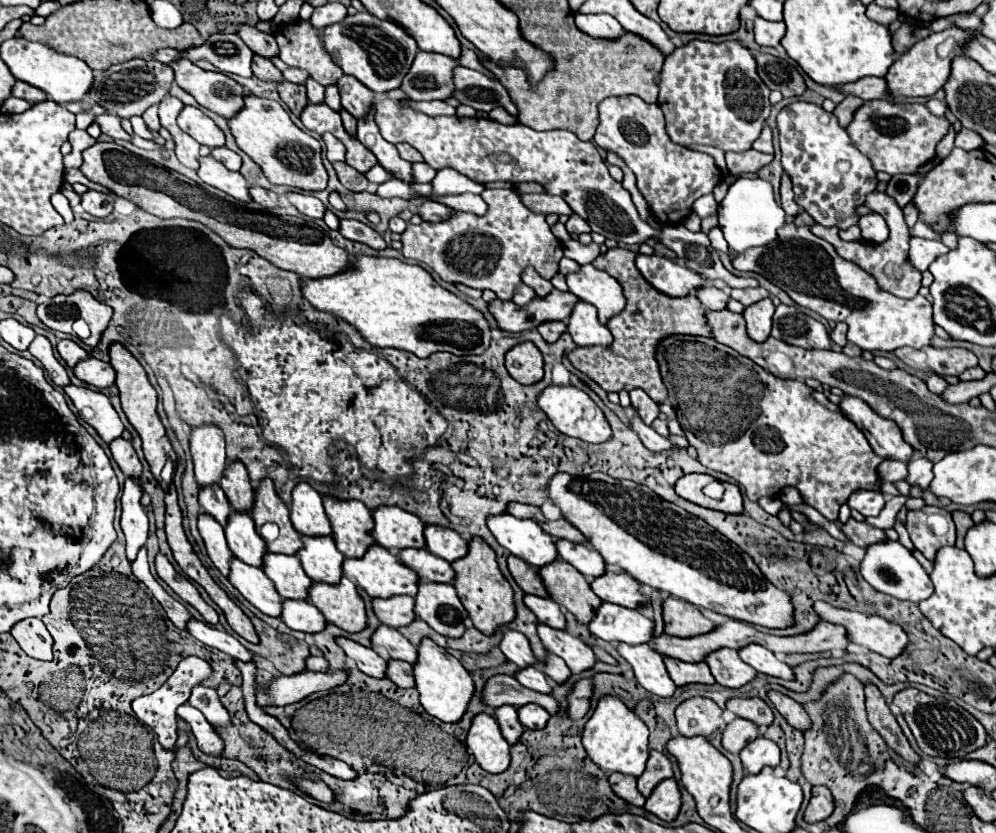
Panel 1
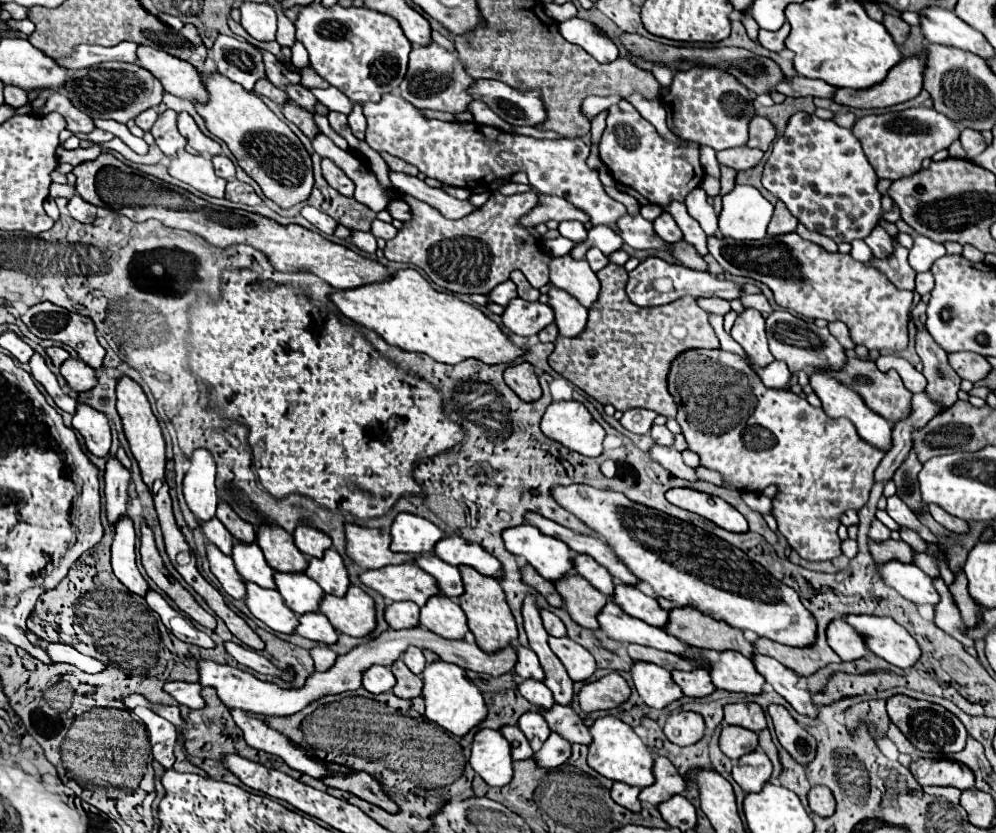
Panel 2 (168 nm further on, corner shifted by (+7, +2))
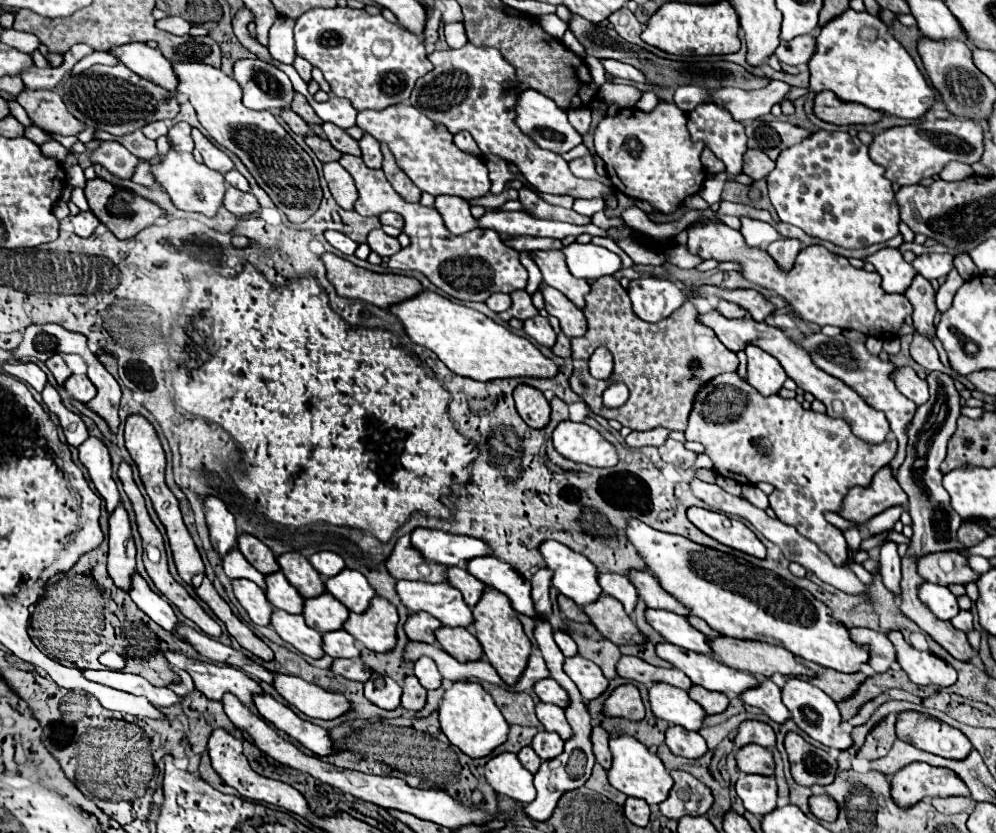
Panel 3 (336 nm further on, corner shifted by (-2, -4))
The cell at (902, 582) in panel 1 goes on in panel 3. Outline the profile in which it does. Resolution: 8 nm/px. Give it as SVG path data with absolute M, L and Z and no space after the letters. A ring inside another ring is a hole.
M924 581L918 587L918 595L920 601L938 617L938 619L952 619L954 615L958 615L960 607L956 603L956 597L950 593L948 587L942 585L932 585L928 581Z

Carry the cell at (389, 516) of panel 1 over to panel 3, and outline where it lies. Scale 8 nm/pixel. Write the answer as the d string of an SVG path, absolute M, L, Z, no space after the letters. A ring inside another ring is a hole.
M416 527L410 533L410 537L412 537L412 547L418 549L418 553L426 561L436 561L448 567L462 565L464 561L480 555L492 555L492 551L486 547L484 541L468 535L452 535L440 529Z

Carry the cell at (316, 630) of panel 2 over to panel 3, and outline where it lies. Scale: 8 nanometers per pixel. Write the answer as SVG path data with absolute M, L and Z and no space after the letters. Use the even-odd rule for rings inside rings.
M338 629L336 633L324 633L322 635L324 641L324 653L330 657L346 657L346 659L354 659L360 655L360 649L356 647L356 641L350 633L346 633L344 629Z

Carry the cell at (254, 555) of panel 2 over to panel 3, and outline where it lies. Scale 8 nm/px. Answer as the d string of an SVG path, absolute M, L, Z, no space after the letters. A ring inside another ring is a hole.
M280 571L266 575L266 597L278 609L284 609L288 613L302 613L300 593L286 581Z

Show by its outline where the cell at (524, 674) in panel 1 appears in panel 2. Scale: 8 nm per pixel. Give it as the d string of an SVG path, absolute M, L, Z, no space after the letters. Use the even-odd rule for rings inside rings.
M525 679L523 683L519 683L519 693L535 707L535 711L549 711L553 705L553 695L545 683Z

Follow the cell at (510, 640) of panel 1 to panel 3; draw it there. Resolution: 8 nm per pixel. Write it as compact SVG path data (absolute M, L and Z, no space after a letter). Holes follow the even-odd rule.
M546 677L546 679L536 681L534 693L536 693L538 699L544 701L544 703L554 703L554 705L558 705L558 707L566 707L566 705L568 705L568 695L566 695L566 691L564 691L552 677Z

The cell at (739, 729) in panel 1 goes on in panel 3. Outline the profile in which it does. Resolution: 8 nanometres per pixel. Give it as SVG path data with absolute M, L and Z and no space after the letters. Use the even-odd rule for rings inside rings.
M744 745L736 749L736 763L742 773L762 773L774 775L774 759L772 751L760 745Z

